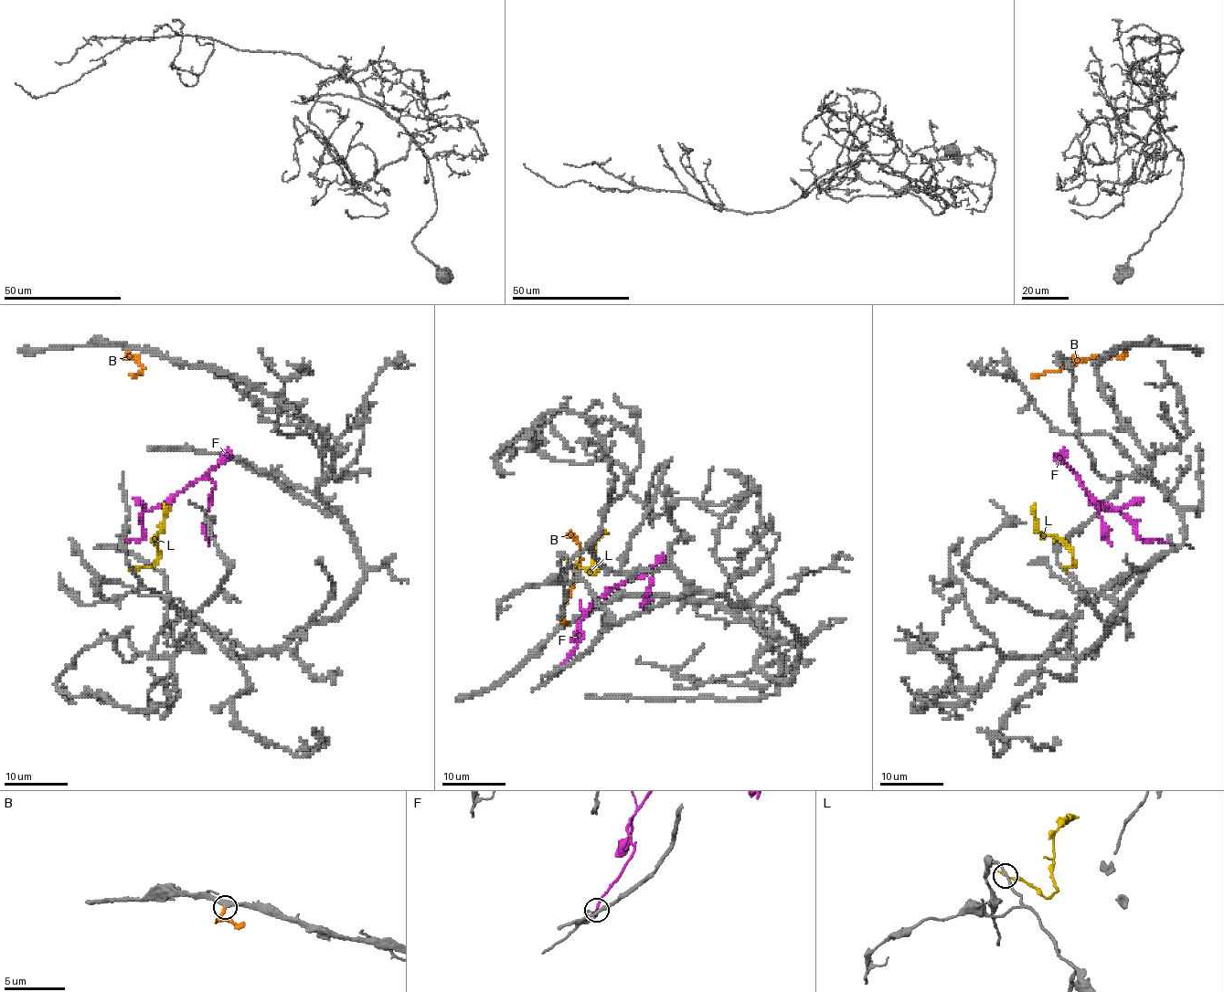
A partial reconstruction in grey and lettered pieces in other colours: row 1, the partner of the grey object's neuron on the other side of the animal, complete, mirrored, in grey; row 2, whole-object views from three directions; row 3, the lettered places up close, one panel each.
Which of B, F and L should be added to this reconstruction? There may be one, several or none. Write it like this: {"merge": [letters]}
{"merge": ["B"]}

